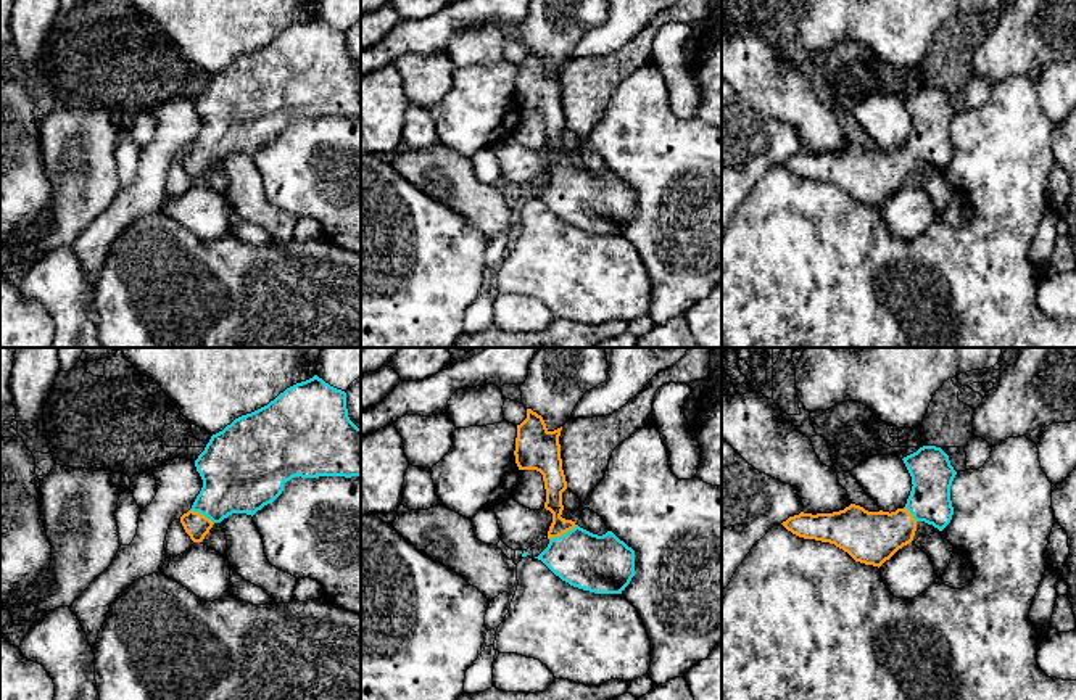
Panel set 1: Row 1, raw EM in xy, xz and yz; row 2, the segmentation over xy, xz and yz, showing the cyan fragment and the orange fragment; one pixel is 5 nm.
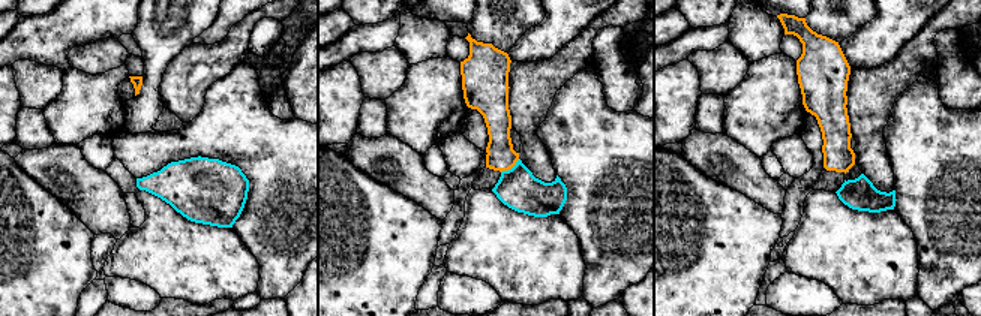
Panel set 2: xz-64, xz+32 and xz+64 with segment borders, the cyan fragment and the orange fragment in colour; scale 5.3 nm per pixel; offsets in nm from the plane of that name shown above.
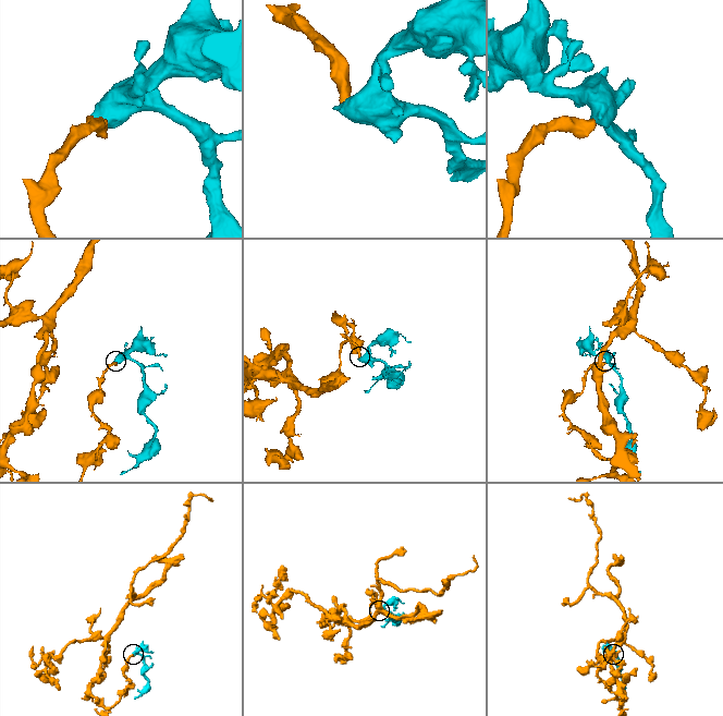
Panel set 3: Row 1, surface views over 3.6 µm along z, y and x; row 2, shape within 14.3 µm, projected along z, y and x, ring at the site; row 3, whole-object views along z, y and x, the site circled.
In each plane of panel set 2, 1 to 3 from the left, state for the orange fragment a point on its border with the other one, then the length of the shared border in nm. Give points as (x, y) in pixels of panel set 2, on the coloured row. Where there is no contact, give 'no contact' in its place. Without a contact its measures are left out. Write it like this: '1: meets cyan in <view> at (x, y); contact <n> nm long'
1: no contact
2: meets cyan in xz+32 at (512, 168); contact 130 nm long
3: no contact

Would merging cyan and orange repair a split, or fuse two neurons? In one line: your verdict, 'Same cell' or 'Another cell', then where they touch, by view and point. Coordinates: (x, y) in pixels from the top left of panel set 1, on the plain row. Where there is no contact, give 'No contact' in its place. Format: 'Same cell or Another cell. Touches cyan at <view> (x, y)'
Same cell. Touches cyan at xz (562, 174)

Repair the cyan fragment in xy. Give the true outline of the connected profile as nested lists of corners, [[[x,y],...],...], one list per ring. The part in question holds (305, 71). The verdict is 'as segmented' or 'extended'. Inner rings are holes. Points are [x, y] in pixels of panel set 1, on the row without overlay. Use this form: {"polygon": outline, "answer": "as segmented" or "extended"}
{"polygon": [[[314,14],[280,32],[267,45],[235,58],[222,71],[211,76],[205,90],[195,100],[203,127],[192,148],[180,156],[185,172],[193,182],[201,182],[214,163],[221,163],[232,153],[255,154],[264,145],[274,142],[283,130],[283,124],[295,116],[361,116],[361,68],[348,56],[346,32]]], "answer": "extended"}

